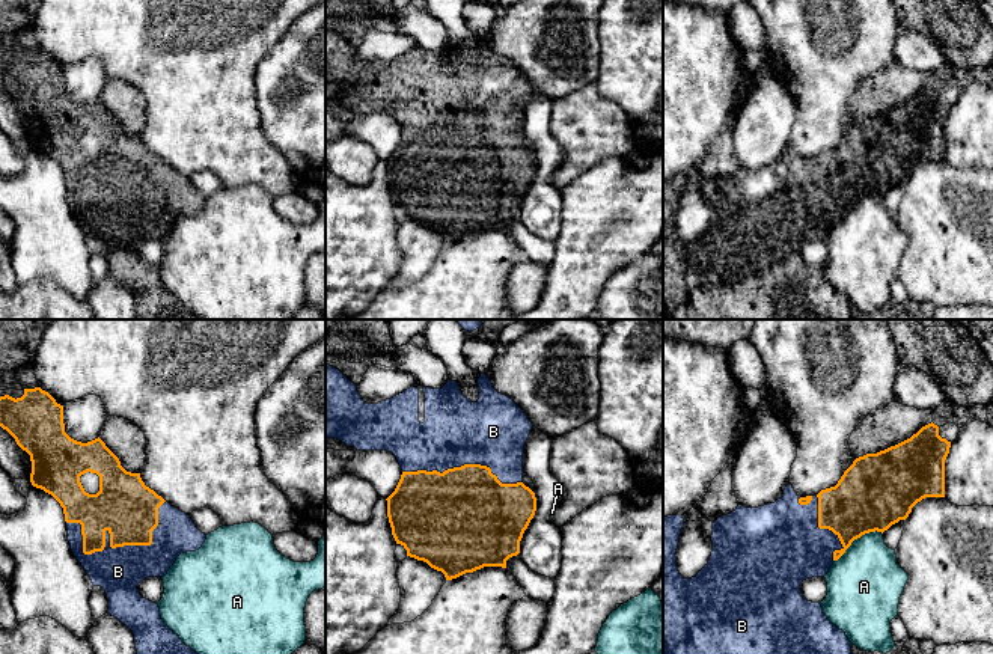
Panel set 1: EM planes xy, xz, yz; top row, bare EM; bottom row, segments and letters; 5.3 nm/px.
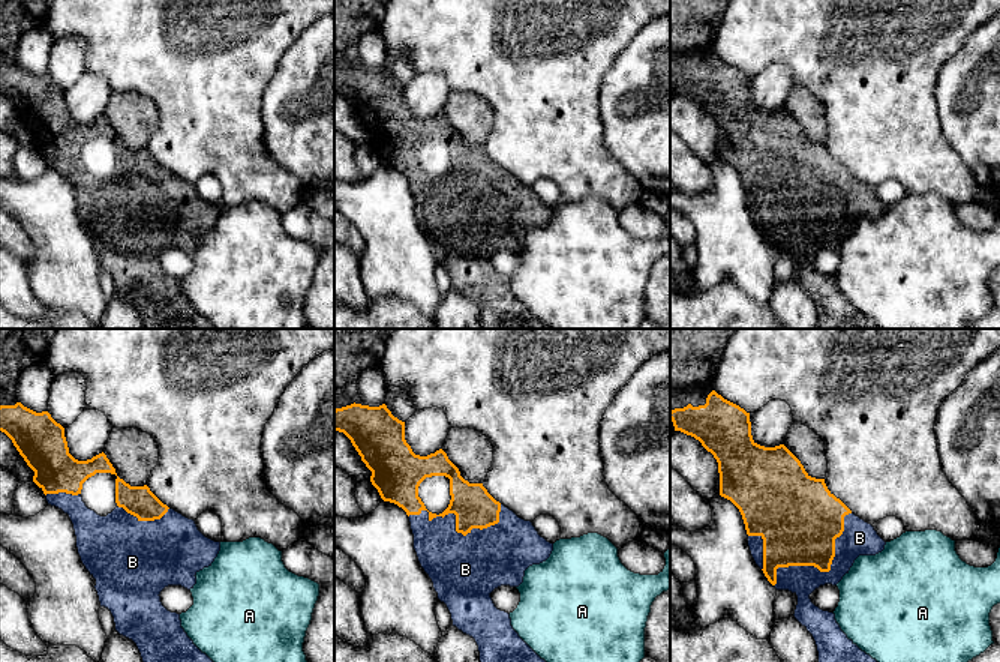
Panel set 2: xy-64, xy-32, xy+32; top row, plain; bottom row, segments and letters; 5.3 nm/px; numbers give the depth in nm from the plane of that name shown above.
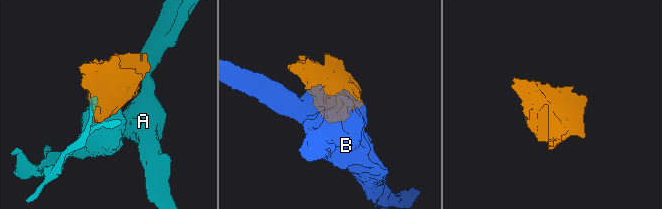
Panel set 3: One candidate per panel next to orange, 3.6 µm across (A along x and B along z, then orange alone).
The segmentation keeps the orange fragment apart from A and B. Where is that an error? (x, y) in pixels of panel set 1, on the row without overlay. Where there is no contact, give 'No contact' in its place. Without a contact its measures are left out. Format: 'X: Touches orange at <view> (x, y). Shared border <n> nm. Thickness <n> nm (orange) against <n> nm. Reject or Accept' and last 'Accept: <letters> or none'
A: Touches orange at yz (858, 199). Shared border 300 nm. Thickness 380 nm (orange) against 380 nm. Reject
B: Touches orange at xy (110, 204). Shared border 550 nm. Thickness 320 nm (orange) against 240 nm. Accept
Accept: B

